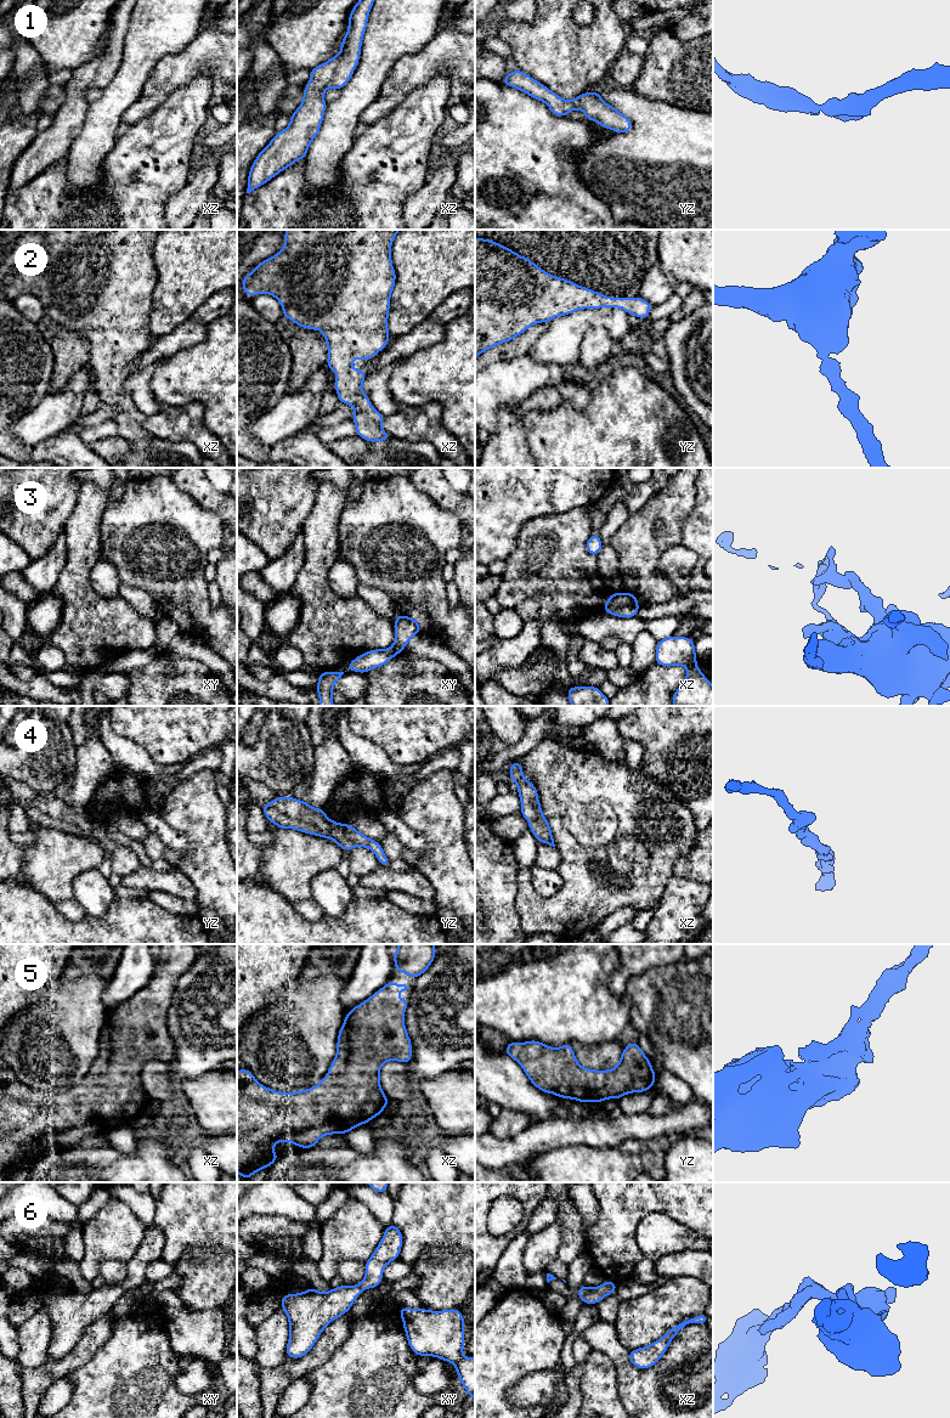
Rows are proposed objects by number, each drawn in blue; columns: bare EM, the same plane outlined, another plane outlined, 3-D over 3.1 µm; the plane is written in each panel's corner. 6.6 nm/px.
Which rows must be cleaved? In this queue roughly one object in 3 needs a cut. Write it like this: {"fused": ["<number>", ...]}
{"fused": []}

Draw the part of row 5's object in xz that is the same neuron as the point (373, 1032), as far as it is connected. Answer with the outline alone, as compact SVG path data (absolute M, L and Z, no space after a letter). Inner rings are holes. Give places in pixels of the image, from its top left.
M390 979L366 1001L351 1009L338 1033L337 1055L328 1068L328 1074L313 1087L295 1092L281 1092L261 1085L249 1069L237 1070L237 1174L245 1181L259 1170L271 1166L279 1156L273 1152L277 1142L287 1141L309 1149L324 1135L347 1134L361 1124L381 1114L390 1102L380 1086L380 1067L389 1061L409 1063L412 1043L405 1027L407 999L396 996L398 992L409 992L411 984L395 984Z

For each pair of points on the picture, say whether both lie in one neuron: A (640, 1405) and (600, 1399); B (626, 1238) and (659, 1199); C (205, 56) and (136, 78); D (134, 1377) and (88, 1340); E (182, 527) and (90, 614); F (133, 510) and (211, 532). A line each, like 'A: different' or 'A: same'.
A: different
B: same
C: different
D: different
E: different
F: same

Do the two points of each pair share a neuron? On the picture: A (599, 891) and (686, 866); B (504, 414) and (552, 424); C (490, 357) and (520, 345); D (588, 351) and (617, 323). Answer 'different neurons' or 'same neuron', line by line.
A: different neurons
B: different neurons
C: same neuron
D: different neurons

